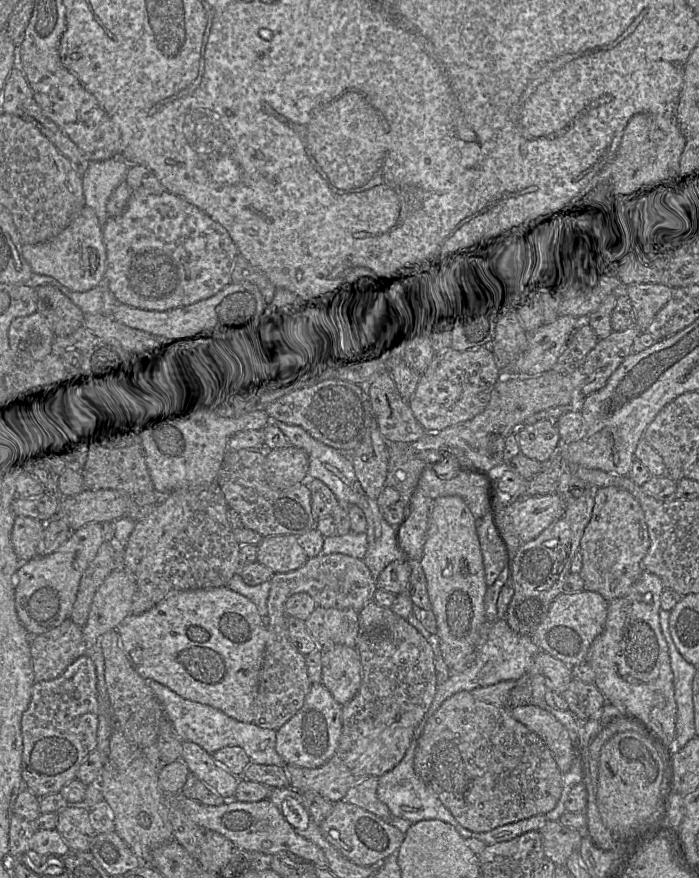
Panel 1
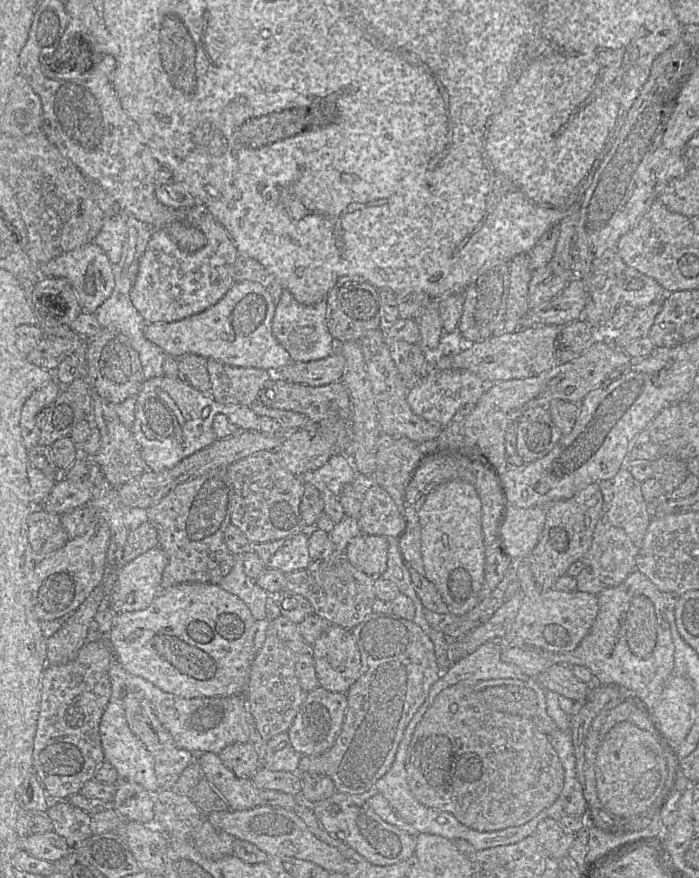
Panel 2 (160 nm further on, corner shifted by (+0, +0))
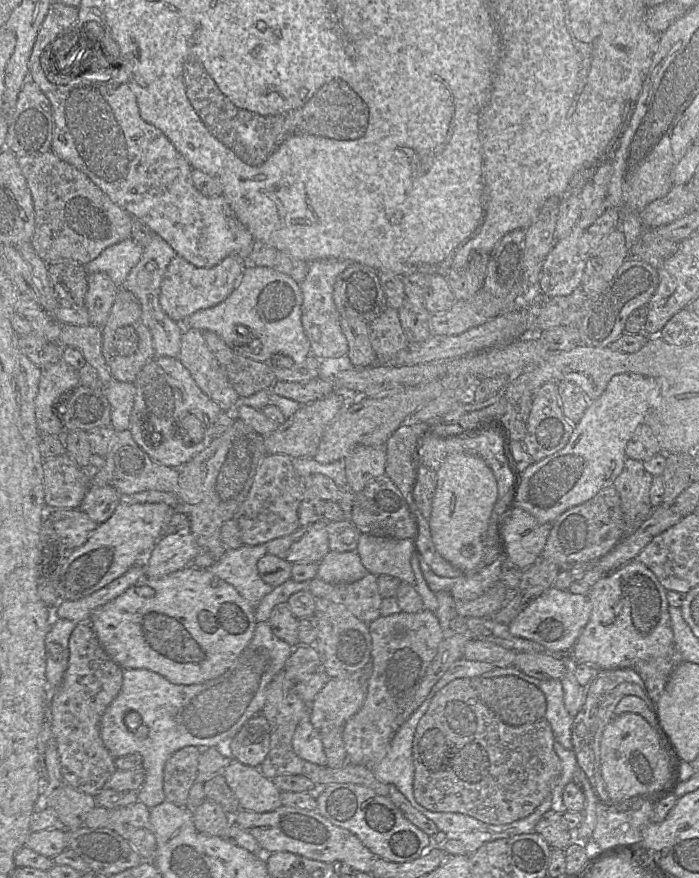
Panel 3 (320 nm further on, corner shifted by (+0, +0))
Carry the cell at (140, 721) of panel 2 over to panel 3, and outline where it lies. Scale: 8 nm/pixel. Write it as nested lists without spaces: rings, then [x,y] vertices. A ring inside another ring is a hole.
[[[194,746],[175,752],[164,769],[164,793],[167,801],[185,808],[191,787],[196,782],[201,750]]]

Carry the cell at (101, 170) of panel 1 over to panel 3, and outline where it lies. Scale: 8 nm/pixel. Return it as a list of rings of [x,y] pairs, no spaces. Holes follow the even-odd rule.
[[[130,238],[107,247],[96,259],[84,267],[88,273],[106,273],[121,288],[129,272],[140,261],[142,253],[142,246]]]

